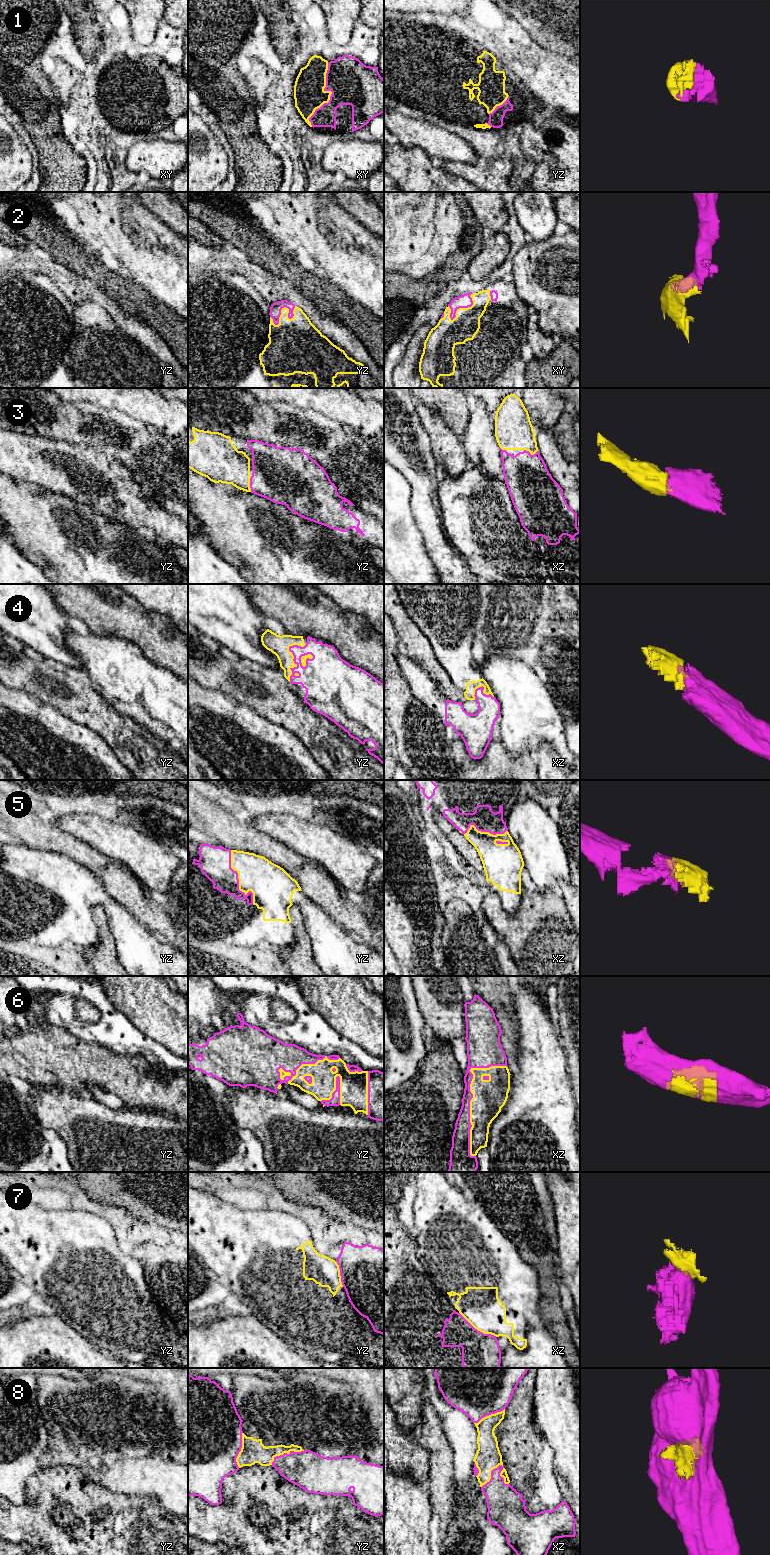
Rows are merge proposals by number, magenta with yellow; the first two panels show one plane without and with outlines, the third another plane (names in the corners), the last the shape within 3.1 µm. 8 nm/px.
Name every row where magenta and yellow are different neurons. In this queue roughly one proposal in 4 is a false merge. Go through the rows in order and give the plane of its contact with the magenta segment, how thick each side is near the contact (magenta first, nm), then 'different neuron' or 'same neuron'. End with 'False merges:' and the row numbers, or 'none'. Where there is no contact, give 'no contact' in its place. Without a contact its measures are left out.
1: contact in xy; calibres 360 and 240 nm; same neuron
2: contact in yz; calibres 100 and 320 nm; same neuron
3: contact in yz; calibres 440 and 300 nm; same neuron
4: contact in yz; calibres 280 and 160 nm; same neuron
5: contact in yz; calibres 260 and 320 nm; same neuron
6: contact in xz; calibres 120 and 280 nm; same neuron
7: contact in xz; calibres 320 and 320 nm; different neuron
8: contact in xz; calibres 280 and 200 nm; same neuron
False merges: 7

